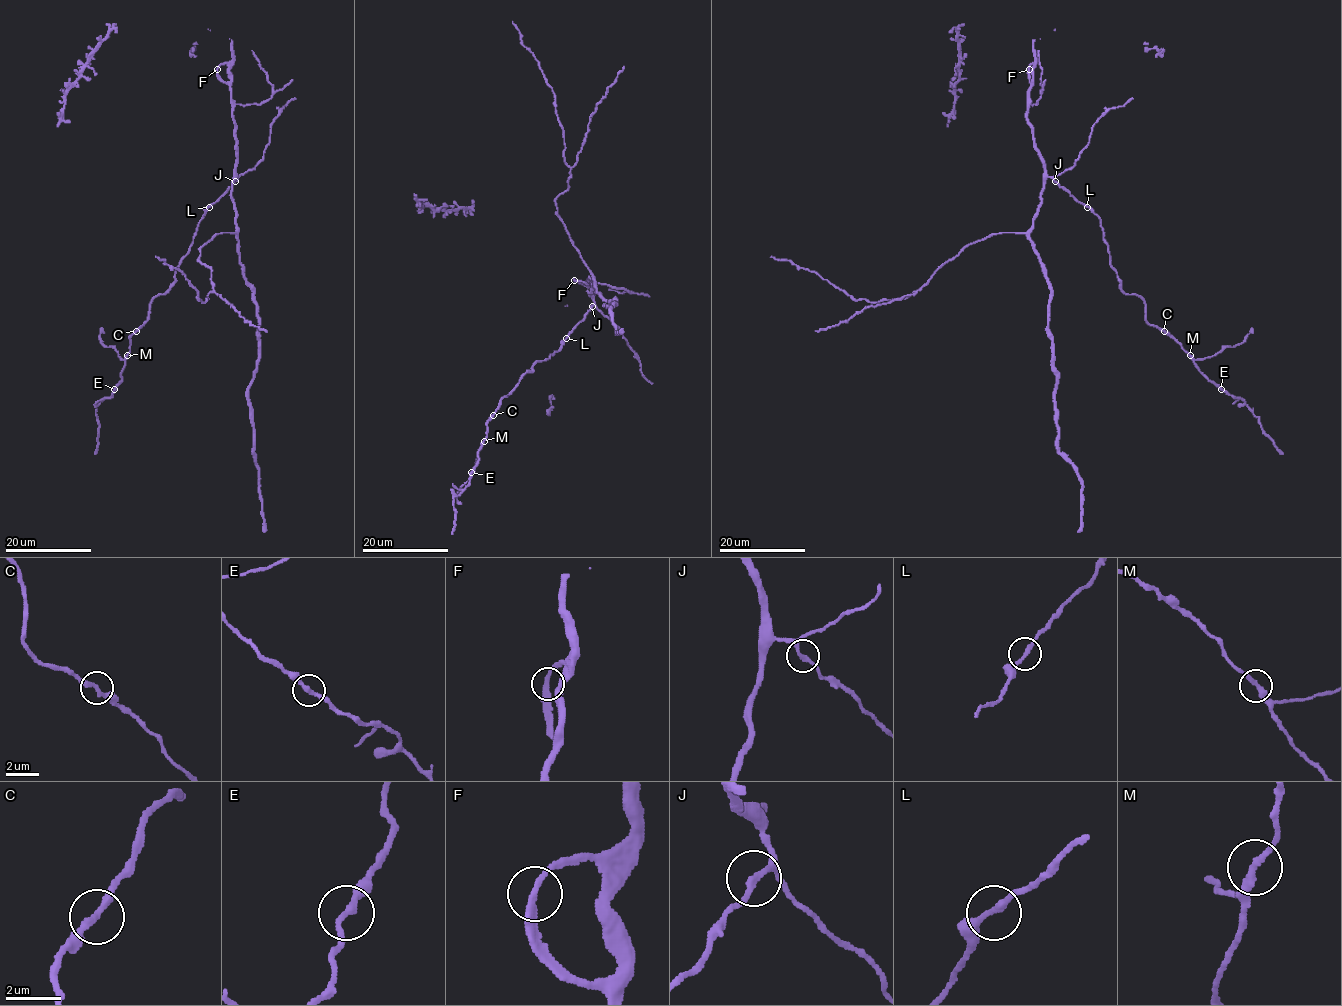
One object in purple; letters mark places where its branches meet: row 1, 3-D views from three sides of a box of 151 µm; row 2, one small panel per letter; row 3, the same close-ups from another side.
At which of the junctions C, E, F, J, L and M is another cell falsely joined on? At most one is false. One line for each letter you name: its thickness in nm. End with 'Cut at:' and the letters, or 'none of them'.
Cut at: none of them

